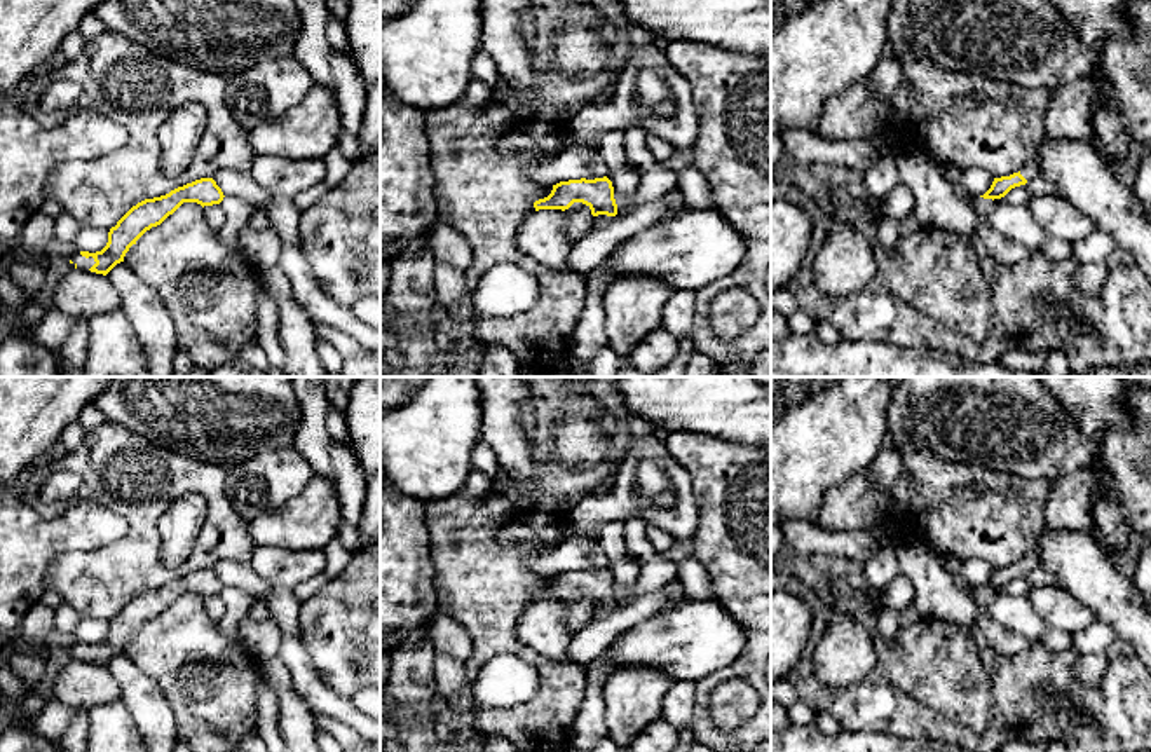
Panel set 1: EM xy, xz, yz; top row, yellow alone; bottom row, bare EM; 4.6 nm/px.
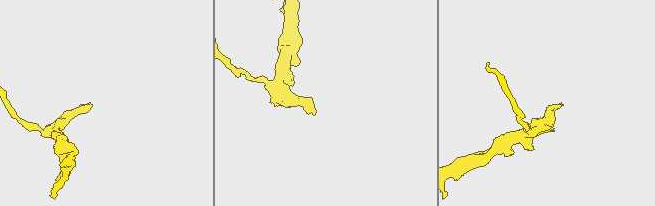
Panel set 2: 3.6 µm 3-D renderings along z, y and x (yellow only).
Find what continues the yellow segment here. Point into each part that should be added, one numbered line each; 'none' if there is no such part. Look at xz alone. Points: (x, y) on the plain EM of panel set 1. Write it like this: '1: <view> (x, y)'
1: xz (543, 627)

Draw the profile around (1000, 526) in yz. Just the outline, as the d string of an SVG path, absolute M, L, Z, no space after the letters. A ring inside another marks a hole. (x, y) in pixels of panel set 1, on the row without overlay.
M921 452L917 461L905 464L902 476L916 490L912 508L896 518L905 539L914 541L924 532L938 557L954 555L961 562L980 558L992 569L1018 564L1032 551L1036 537L1046 529L1045 511L1055 489L1055 482L1050 480L1025 480L982 466L950 462L928 452ZM966 483L977 485L978 496L973 501L956 499L954 489Z

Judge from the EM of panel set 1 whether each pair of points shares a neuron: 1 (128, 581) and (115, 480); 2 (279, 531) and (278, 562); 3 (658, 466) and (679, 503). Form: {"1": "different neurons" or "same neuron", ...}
{"1": "same neuron", "2": "different neurons", "3": "same neuron"}

